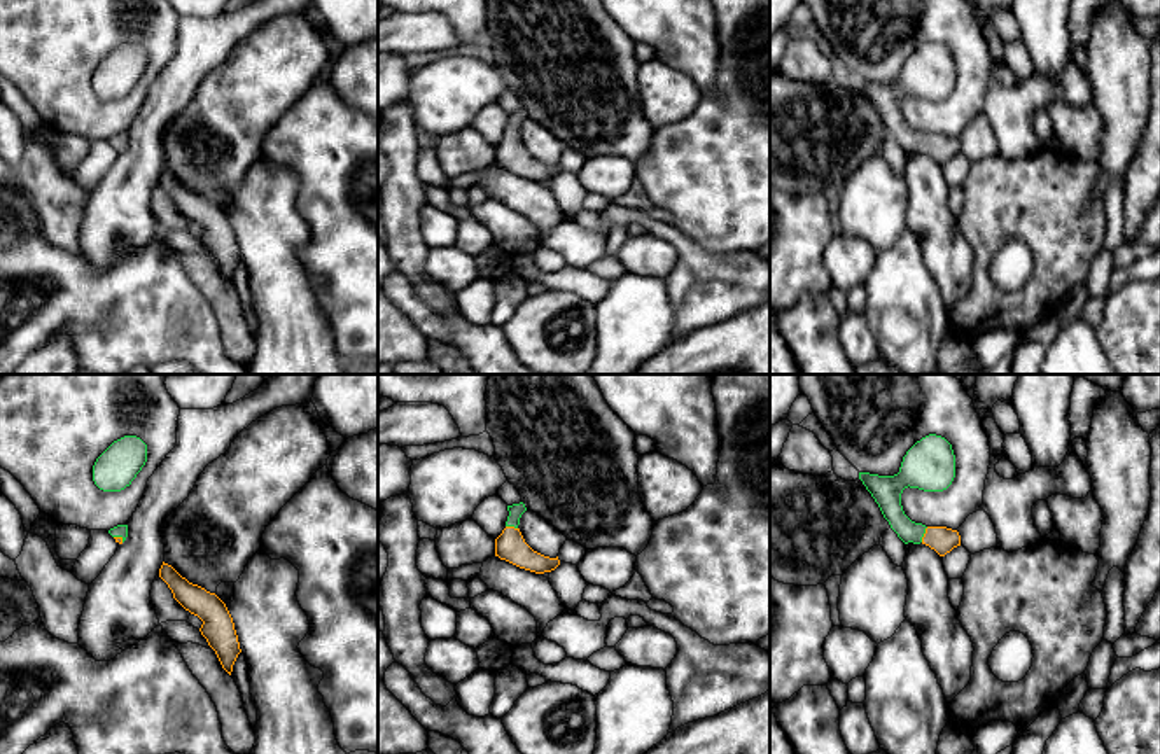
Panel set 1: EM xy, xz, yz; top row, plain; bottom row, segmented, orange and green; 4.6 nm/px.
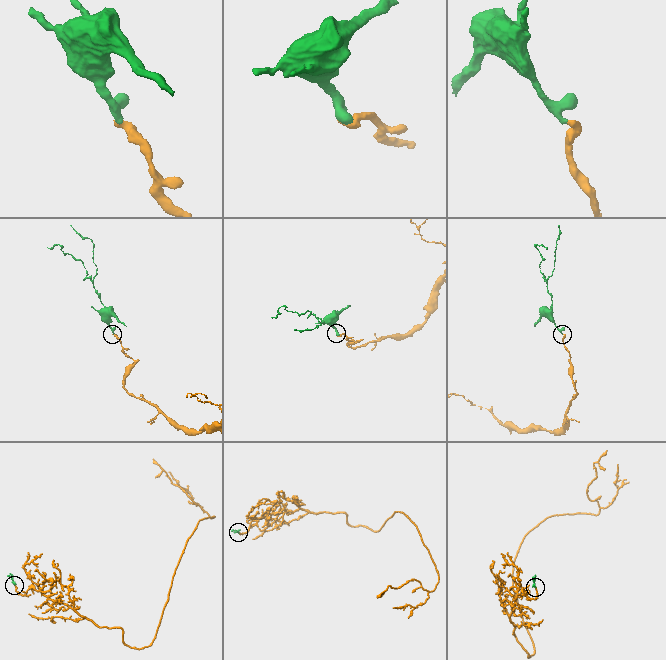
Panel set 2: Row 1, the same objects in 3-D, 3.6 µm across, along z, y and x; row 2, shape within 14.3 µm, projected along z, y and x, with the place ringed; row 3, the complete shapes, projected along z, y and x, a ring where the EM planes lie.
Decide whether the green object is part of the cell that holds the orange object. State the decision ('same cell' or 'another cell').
same cell

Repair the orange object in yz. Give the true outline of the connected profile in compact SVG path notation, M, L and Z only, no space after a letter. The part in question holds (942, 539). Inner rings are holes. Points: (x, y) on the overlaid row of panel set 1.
M936 434L917 441L903 457L899 472L894 476L878 476L859 472L859 479L878 504L884 518L898 537L908 544L926 544L940 556L961 546L957 530L947 527L926 527L912 521L901 506L905 488L924 492L943 492L955 478L955 455L952 444Z

